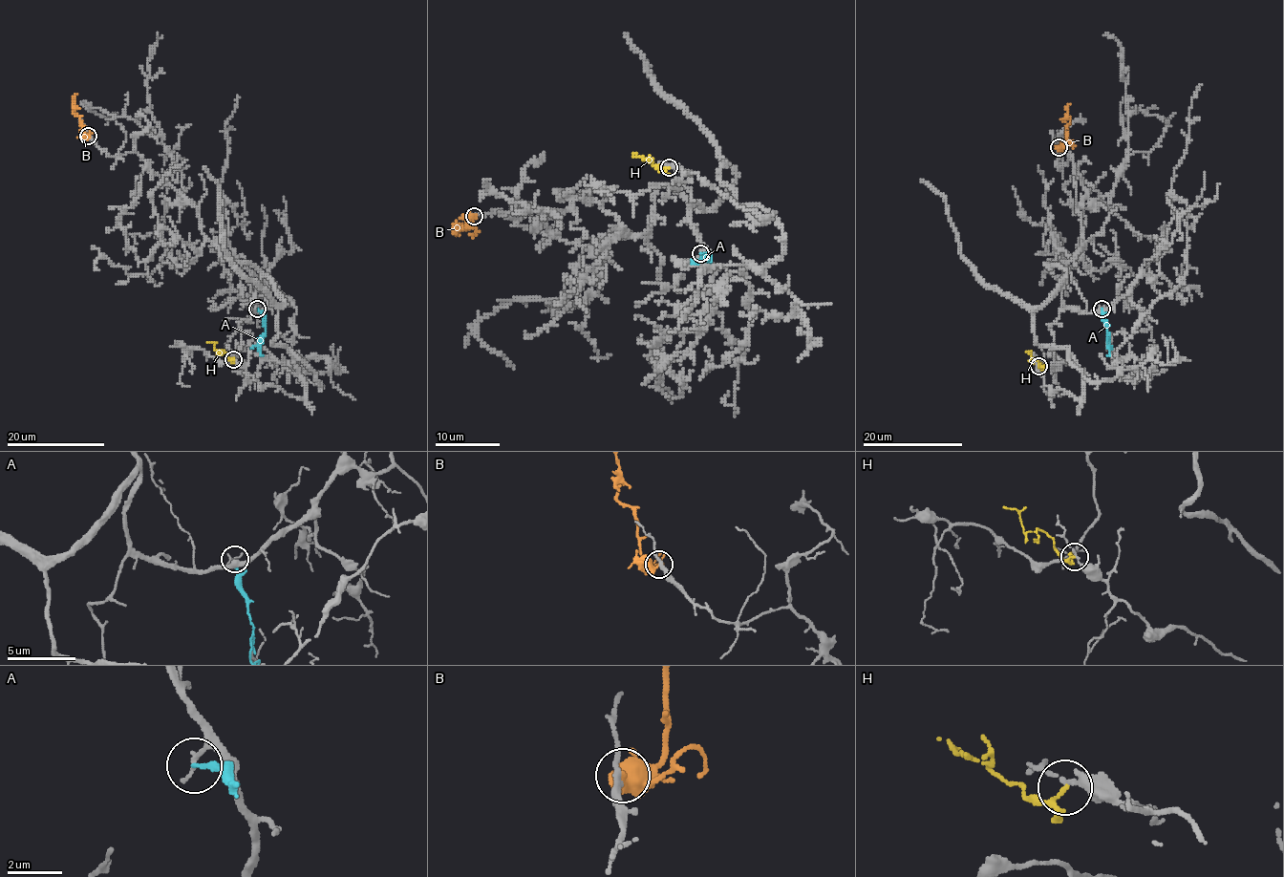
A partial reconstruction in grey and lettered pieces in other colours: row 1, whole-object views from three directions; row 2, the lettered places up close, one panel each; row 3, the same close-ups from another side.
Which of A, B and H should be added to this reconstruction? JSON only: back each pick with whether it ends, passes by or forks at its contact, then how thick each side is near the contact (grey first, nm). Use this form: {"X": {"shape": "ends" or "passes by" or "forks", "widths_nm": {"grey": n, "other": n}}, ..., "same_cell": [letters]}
{"same_cell": []}

